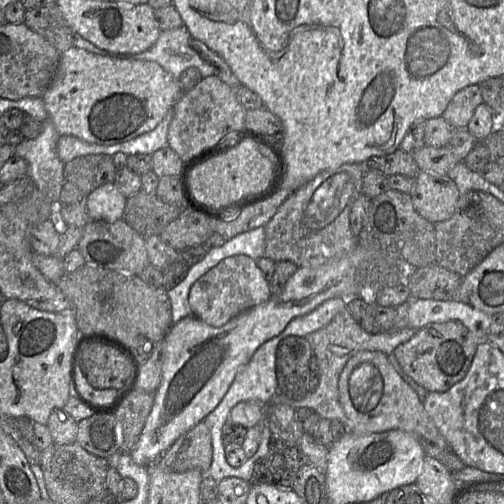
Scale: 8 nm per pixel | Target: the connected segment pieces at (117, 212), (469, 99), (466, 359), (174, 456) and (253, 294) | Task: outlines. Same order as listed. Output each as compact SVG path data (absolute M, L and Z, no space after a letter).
M114 183L99 186L87 196L90 220L114 222L123 219L126 200Z
M469 85L453 96L441 117L456 130L465 129L476 107L481 103L483 103L483 98L479 85Z
M458 320L432 323L416 331L415 335L393 351L403 371L429 392L445 392L466 376L478 344L473 335Z
M204 421L180 436L157 460L162 467L172 472L195 469L203 474L207 474L211 461L211 432Z
M236 255L220 261L192 285L189 306L196 318L213 327L221 327L243 311L264 303L270 297L269 282L264 278L257 262L247 255Z

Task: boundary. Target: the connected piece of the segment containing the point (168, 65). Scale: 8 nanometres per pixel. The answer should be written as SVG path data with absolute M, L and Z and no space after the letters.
M185 26L161 31L156 43L138 54L113 53L101 49L78 33L74 36L74 47L101 56L117 59L139 59L155 61L179 81L180 75L190 67L197 68L202 78L216 74L216 68L191 47L191 36Z

